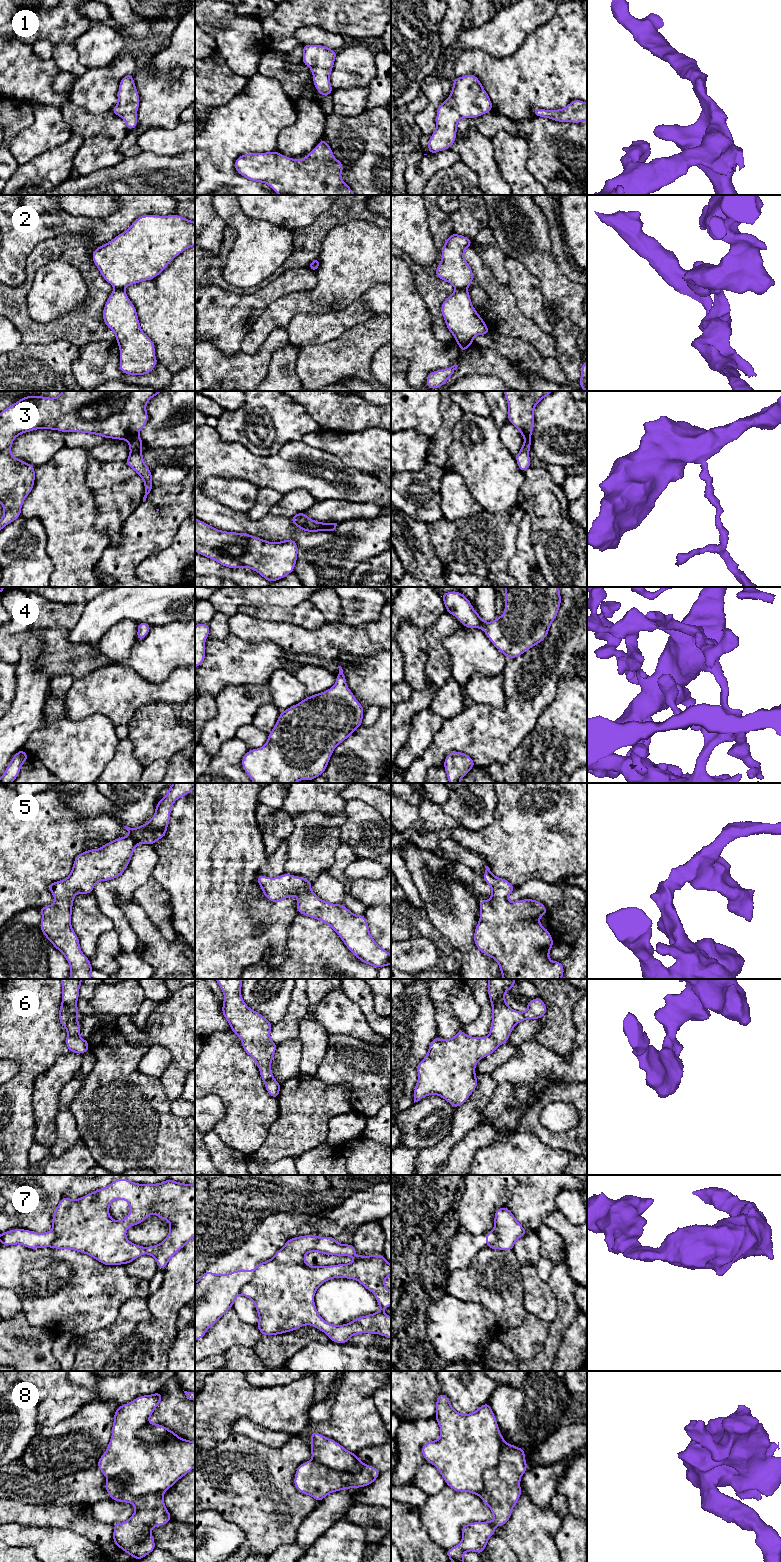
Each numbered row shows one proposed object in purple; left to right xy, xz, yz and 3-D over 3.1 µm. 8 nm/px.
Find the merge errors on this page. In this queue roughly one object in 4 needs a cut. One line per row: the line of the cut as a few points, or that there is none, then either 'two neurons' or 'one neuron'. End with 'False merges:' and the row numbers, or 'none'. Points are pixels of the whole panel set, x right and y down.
1: cut none; one neuron
2: cut yz (456, 288), (466, 289); two neurons
3: cut xy (137, 434), (127, 440); two neurons
4: cut none; one neuron
5: cut none; one neuron
6: cut xy (61, 1003), (66, 1007), (69, 1015), (69, 1020), (65, 1026); two neurons
7: cut xz (254, 1270), (253, 1277), (243, 1286), (239, 1293); two neurons
8: cut yz (499, 1431), (499, 1462), (484, 1473), (484, 1488), (478, 1494); two neurons
False merges: 2, 3, 6, 7, 8

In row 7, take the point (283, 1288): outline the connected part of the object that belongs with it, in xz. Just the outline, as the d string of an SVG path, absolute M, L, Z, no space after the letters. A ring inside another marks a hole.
M310 1234L288 1239L270 1260L254 1268L253 1278L240 1291L255 1304L260 1333L279 1335L311 1325L340 1344L362 1333L391 1339L391 1317L383 1312L391 1305L391 1290L385 1287L391 1265L384 1255L358 1255L349 1264L311 1266L305 1262L308 1252L348 1257L357 1254L353 1244L338 1243L332 1236ZM334 1278L358 1281L375 1295L381 1310L343 1325L325 1321L317 1312L314 1296L320 1285Z

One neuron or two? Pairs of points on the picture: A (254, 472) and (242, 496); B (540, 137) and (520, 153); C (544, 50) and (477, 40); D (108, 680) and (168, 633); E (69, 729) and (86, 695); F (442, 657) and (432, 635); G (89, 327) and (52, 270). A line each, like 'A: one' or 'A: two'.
A: two
B: two
C: two
D: two
E: two
F: one
G: two

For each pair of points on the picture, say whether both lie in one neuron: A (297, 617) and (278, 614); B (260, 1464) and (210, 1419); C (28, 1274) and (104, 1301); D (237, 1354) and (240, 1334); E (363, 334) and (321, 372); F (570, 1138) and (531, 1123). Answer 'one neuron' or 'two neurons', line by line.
A: one neuron
B: two neurons
C: one neuron
D: two neurons
E: one neuron
F: one neuron

